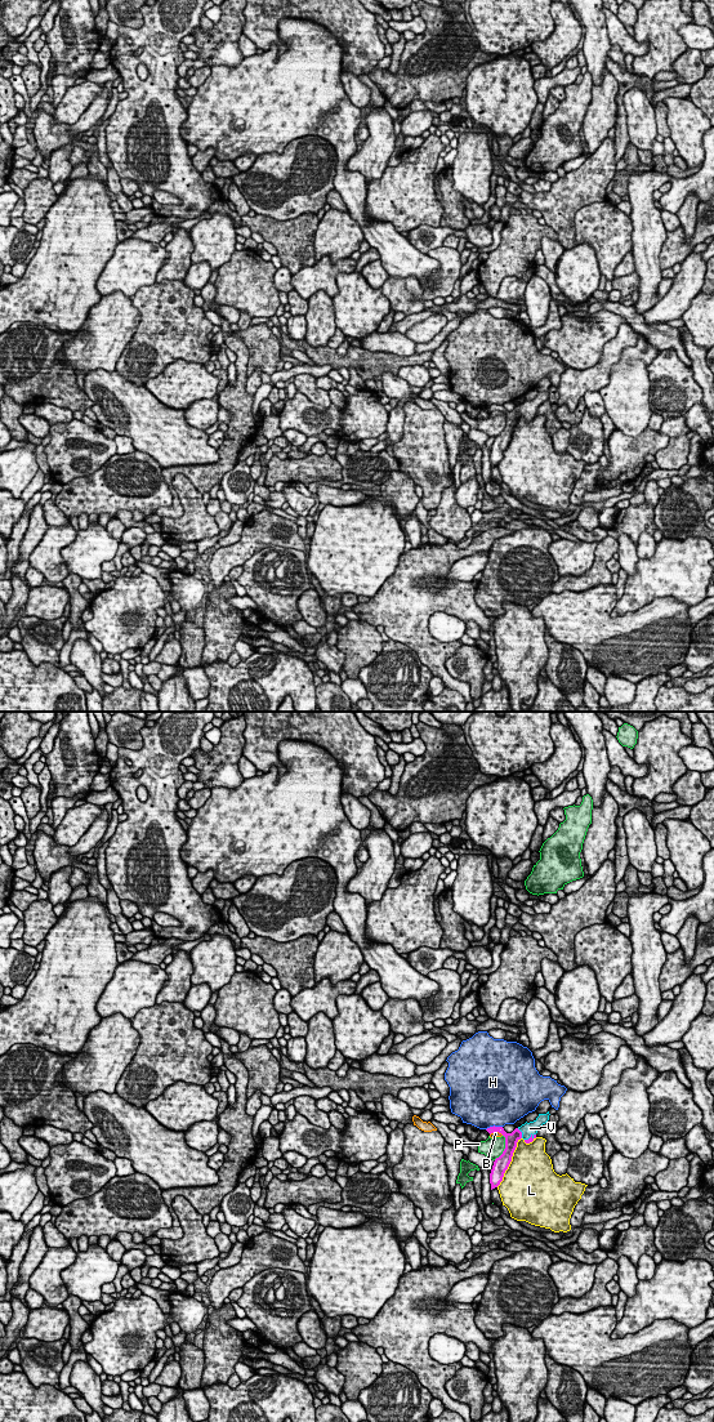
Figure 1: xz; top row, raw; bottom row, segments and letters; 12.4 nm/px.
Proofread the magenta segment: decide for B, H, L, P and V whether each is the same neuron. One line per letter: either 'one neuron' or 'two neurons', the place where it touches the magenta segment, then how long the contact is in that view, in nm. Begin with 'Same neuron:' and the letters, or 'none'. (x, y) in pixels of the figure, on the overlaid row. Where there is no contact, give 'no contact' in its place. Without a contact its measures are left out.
Same neuron: V
B: two neurons | xz (496, 1131) | 180 nm
H: two neurons | xz (494, 1126) | 220 nm
L: two neurons | xz (511, 1160) | 700 nm
P: two neurons | xz (505, 1148) | 340 nm
V: one neuron | xz (521, 1133) | 140 nm

